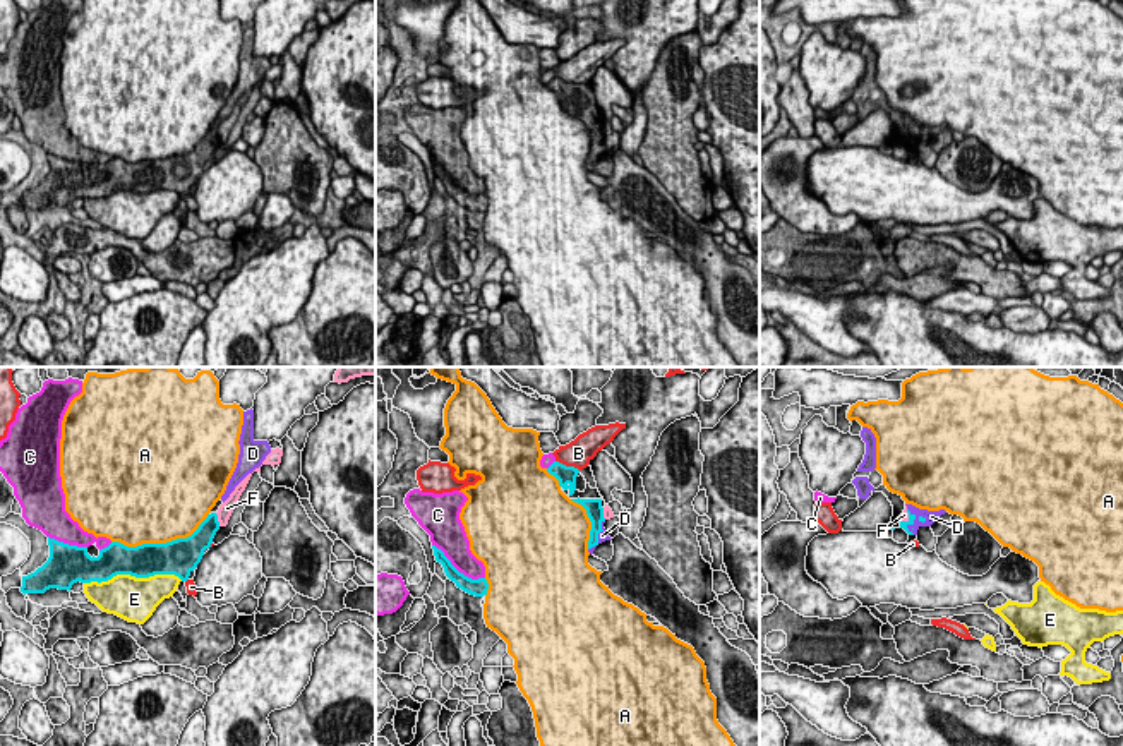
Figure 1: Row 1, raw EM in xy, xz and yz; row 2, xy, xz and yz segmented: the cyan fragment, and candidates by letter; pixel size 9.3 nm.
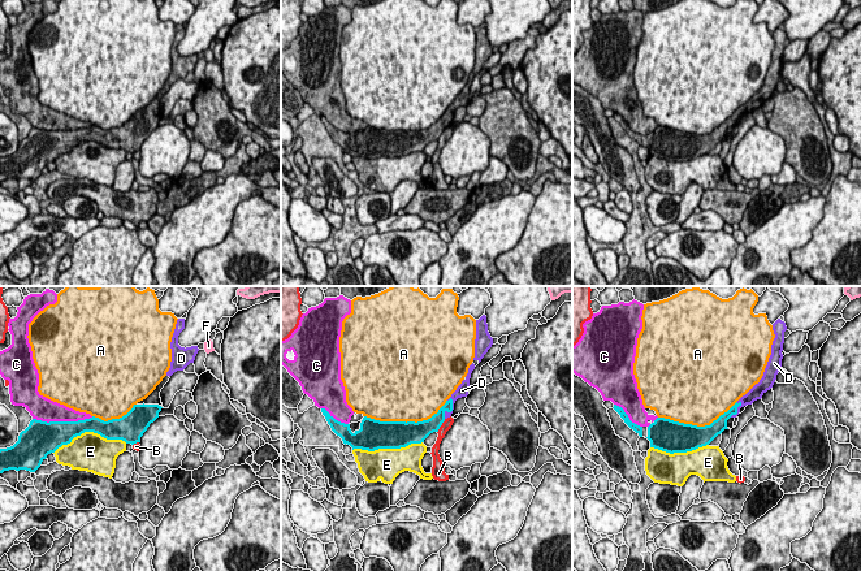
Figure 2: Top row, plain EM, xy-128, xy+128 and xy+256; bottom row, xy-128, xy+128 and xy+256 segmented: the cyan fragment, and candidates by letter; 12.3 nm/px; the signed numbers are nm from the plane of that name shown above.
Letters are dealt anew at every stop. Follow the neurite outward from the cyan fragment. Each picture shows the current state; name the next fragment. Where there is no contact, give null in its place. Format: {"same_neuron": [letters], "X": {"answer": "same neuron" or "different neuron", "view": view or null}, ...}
{"same_neuron": ["D"], "A": {"answer": "different neuron", "view": "xy"}, "B": {"answer": "different neuron", "view": "xz"}, "C": {"answer": "different neuron", "view": "xz"}, "D": {"answer": "same neuron", "view": "yz"}, "E": {"answer": "different neuron", "view": "xy"}, "F": {"answer": "different neuron", "view": "xy"}}

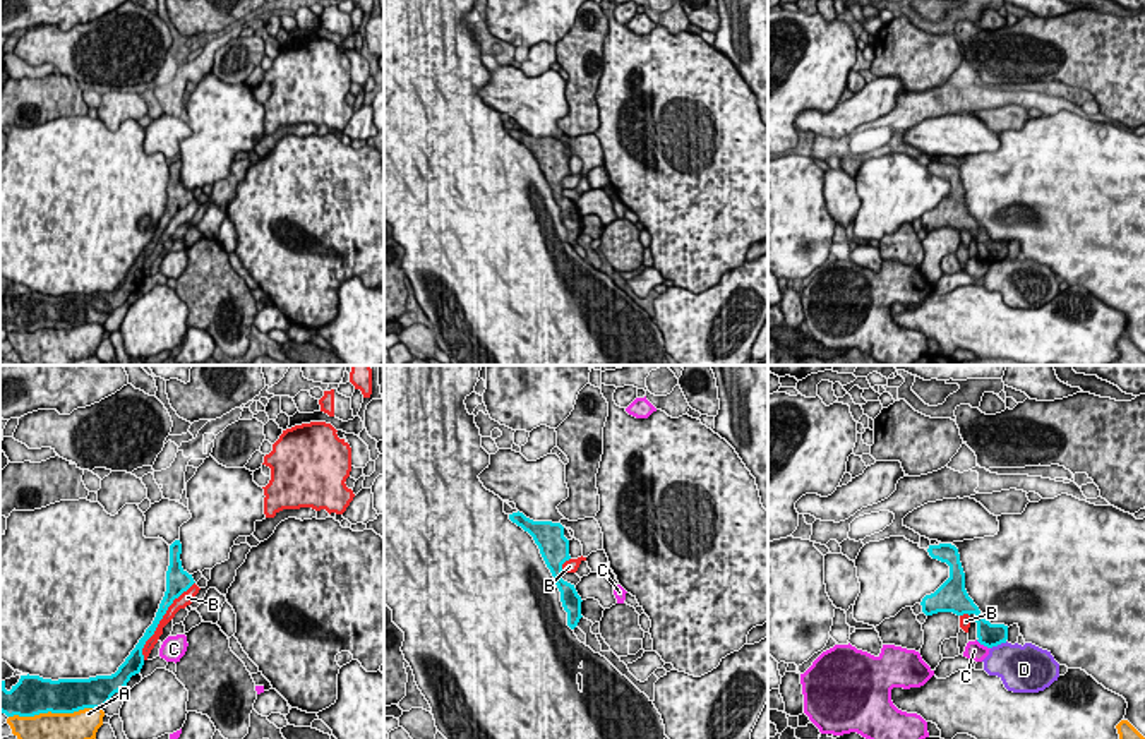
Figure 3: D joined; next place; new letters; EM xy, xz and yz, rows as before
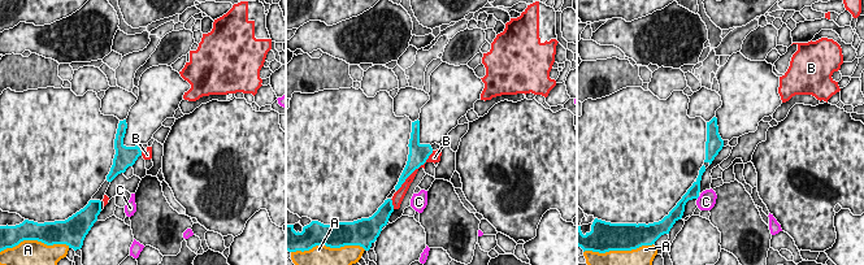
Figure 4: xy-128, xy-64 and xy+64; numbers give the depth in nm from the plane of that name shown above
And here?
{"same_neuron": [], "A": {"answer": "different neuron", "view": "xy"}, "B": {"answer": "different neuron", "view": "xy"}, "C": {"answer": "different neuron", "view": "yz"}, "D": {"answer": "different neuron", "view": "yz"}}

